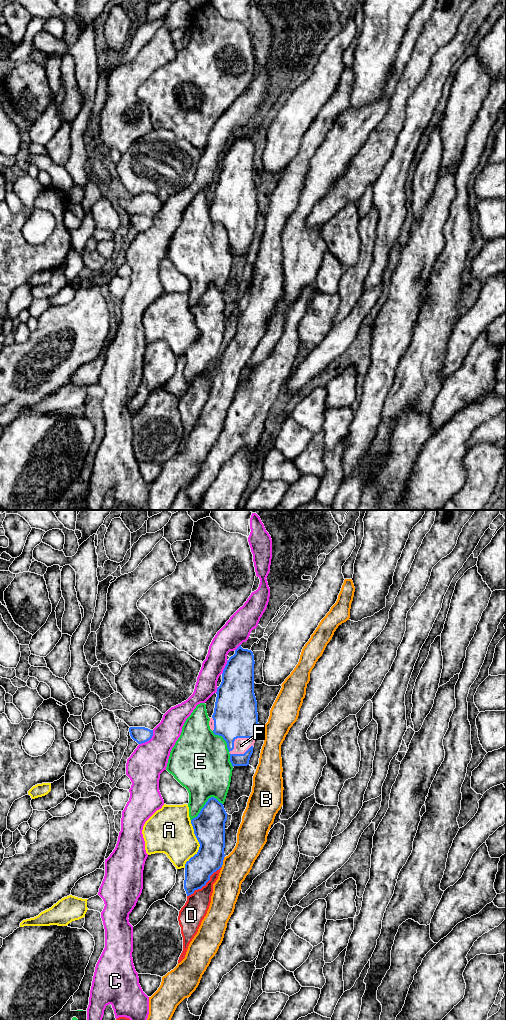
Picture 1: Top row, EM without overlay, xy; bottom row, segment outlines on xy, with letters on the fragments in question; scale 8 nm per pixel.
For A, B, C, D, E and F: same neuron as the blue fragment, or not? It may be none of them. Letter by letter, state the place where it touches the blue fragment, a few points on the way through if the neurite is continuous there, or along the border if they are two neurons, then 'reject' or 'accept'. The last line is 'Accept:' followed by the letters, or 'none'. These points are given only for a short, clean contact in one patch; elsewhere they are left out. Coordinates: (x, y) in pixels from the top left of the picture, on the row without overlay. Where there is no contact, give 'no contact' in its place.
A: meets blue in xy at (199, 331); reject
B: meets blue in xy at (222, 349); reject
C: meets blue in xy at (148, 228); reject
D: meets blue in xy at (205, 372); reject
E: meets blue in xy at (206, 291); reject
F: meets blue in xy at (237, 225); accept
Accept: F

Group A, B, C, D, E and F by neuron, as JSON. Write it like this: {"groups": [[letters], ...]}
{"groups": [["A"], ["B"], ["C"], ["D"], ["E"], ["F"]]}

